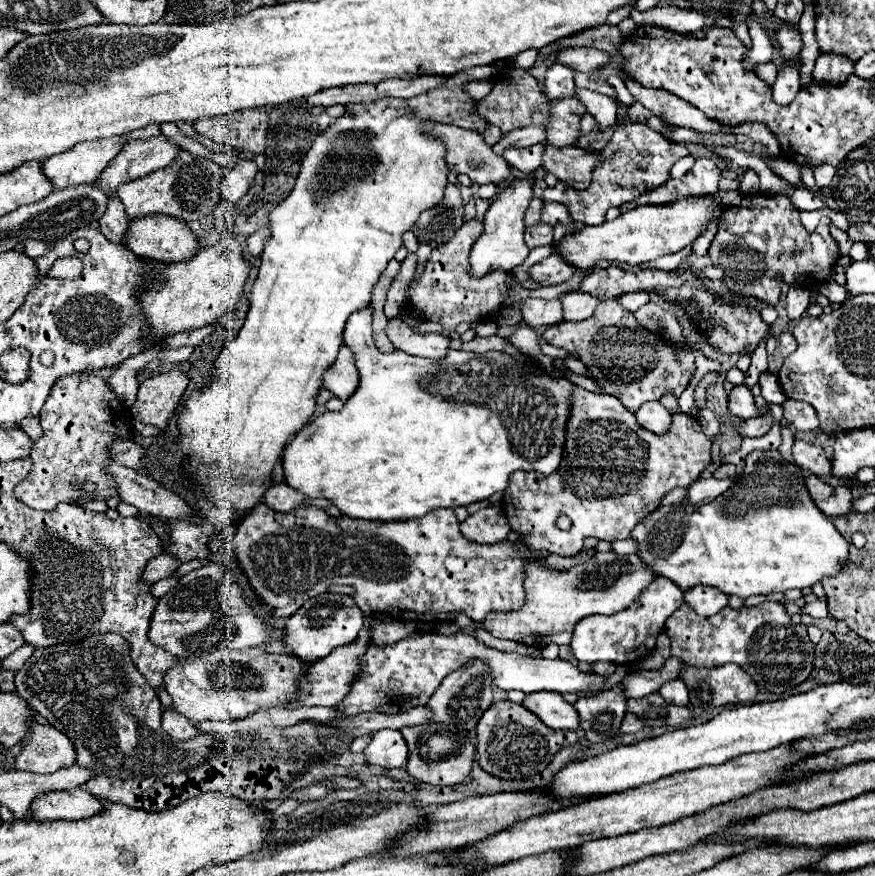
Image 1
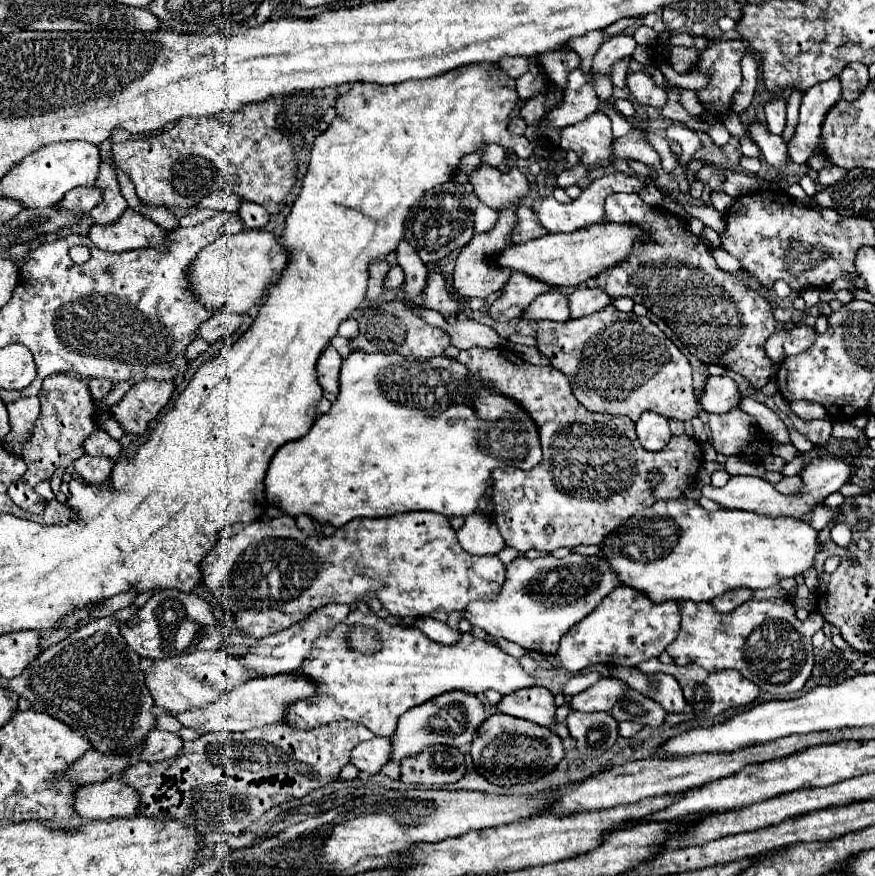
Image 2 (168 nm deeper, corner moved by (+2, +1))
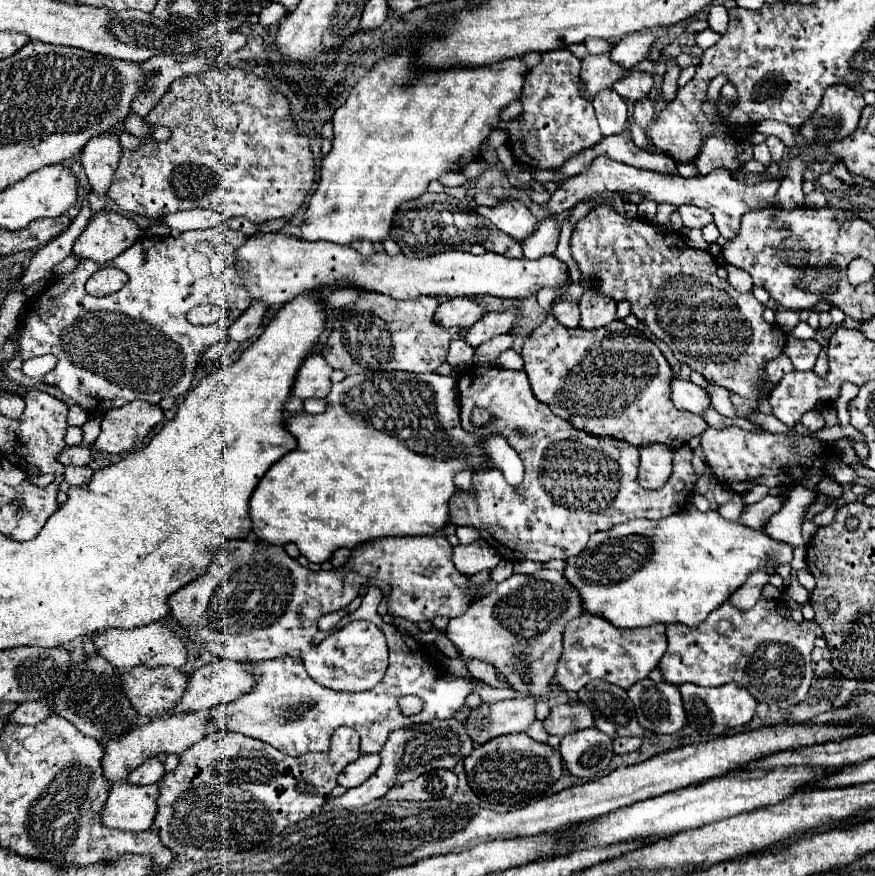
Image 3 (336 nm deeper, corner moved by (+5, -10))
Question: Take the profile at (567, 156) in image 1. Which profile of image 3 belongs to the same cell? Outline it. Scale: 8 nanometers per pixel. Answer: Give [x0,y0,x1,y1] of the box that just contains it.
[633,98,653,130]

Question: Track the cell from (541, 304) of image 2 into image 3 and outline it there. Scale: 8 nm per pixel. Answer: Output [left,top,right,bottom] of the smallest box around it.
[551,300,579,328]

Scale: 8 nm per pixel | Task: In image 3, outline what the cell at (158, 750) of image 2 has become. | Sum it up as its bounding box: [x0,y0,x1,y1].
[127,756,165,786]

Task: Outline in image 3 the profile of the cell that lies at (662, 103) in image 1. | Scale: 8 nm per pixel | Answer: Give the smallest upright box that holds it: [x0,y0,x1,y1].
[613,72,653,102]

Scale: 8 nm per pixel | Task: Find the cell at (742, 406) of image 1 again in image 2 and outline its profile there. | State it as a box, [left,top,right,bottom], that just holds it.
[700,377,740,413]

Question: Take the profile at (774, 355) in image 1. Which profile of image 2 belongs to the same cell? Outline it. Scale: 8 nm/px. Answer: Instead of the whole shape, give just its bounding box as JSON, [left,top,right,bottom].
[784,325,816,355]

